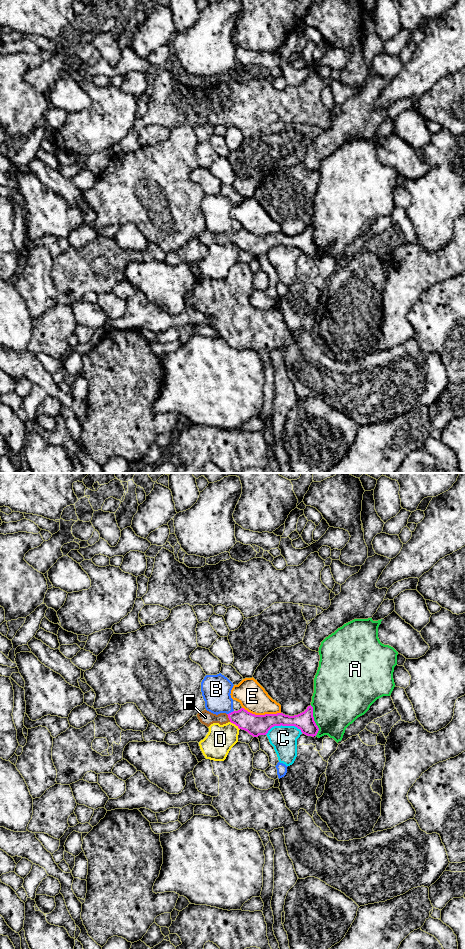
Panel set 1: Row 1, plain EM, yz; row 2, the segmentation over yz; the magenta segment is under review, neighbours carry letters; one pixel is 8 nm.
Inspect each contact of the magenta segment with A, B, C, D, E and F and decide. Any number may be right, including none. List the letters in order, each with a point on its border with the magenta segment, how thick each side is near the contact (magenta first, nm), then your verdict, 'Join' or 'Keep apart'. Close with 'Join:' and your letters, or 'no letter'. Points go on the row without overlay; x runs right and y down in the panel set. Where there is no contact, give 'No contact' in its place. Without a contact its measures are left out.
A: Touches magenta at yz (313, 240). Thickness 150 nm (magenta) against 420 nm. Keep apart
B: Touches magenta at yz (231, 232). Thickness 170 nm (magenta) against 240 nm. Keep apart
C: Touches magenta at yz (283, 245). Thickness 170 nm (magenta) against 200 nm. Keep apart
D: Touches magenta at yz (235, 244). Thickness 170 nm (magenta) against 220 nm. Keep apart
E: Touches magenta at yz (261, 235). Thickness 170 nm (magenta) against 220 nm. Keep apart
F: Touches magenta at yz (228, 237). Thickness 170 nm (magenta) against 120 nm. Join
Join: F

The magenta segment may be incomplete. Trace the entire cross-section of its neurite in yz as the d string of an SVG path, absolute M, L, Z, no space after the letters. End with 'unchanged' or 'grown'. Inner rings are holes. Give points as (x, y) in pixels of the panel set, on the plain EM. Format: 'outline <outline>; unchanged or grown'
outline M311 225L308 226L304 232L294 236L285 235L283 233L255 235L241 228L229 234L220 233L218 235L204 230L198 233L197 237L200 242L207 247L213 243L223 245L231 242L239 249L247 251L253 257L266 255L272 247L281 245L295 246L300 249L303 254L312 257L316 256L319 251L314 241L313 227Z; grown

